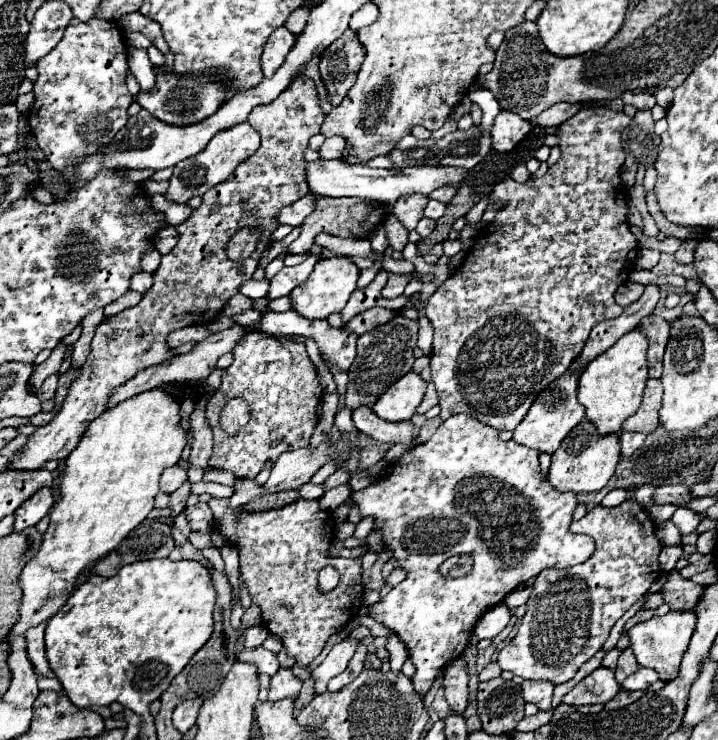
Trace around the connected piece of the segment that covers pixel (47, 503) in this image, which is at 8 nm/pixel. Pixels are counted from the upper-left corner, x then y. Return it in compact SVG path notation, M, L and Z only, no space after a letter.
M42 487L38 489L28 501L22 503L22 507L14 513L16 521L14 521L14 531L24 531L28 527L34 527L52 507L54 497L52 497L52 489Z

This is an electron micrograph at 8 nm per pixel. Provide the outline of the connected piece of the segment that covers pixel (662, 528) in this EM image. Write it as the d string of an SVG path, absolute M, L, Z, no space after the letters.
M670 520L657 526L656 535L665 546L682 545L682 537L677 527Z

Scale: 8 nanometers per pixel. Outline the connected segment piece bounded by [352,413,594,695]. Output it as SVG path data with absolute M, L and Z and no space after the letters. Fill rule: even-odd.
M460 413L448 417L430 441L404 451L374 483L352 493L360 517L374 517L374 529L382 533L384 545L408 573L400 585L384 595L384 599L370 605L370 617L392 629L406 643L408 657L416 665L412 683L420 695L430 689L444 665L462 655L470 631L484 611L500 603L520 583L536 577L542 569L562 569L584 563L594 551L590 537L574 535L570 531L572 511L578 505L576 493L560 493L546 485L540 477L538 455L538 451L528 449L514 439L500 441L496 429ZM460 553L474 557L472 571L458 581L442 581L438 567L448 557Z

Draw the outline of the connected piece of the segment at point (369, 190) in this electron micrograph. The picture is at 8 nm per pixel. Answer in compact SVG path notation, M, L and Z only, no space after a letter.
M342 159L314 161L306 167L306 181L312 193L328 197L358 197L368 201L378 201L386 205L386 213L392 213L394 203L402 195L422 193L430 195L442 185L458 185L466 175L466 169L460 167L406 167L406 169L368 169L362 165L350 165Z

